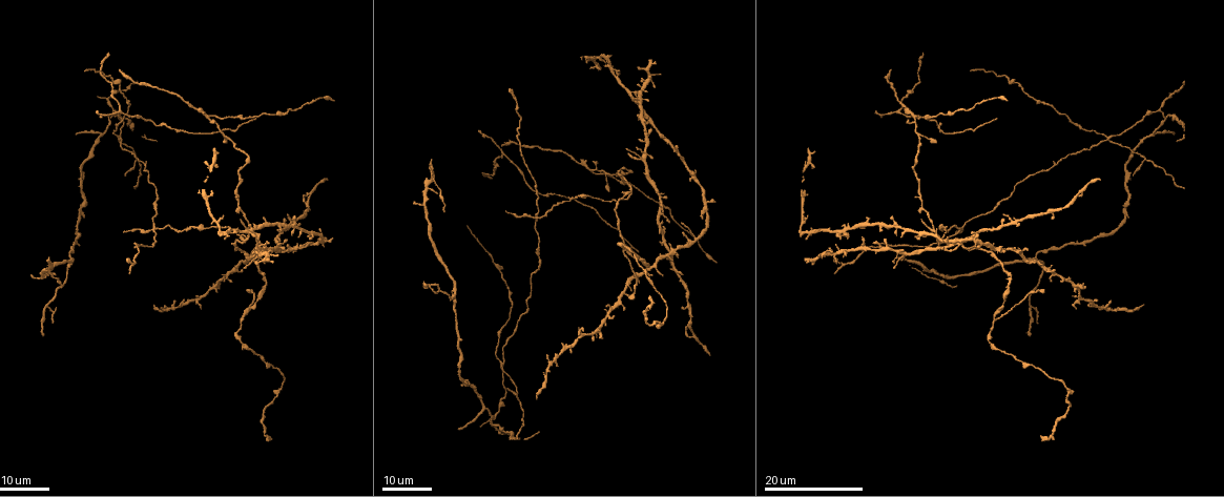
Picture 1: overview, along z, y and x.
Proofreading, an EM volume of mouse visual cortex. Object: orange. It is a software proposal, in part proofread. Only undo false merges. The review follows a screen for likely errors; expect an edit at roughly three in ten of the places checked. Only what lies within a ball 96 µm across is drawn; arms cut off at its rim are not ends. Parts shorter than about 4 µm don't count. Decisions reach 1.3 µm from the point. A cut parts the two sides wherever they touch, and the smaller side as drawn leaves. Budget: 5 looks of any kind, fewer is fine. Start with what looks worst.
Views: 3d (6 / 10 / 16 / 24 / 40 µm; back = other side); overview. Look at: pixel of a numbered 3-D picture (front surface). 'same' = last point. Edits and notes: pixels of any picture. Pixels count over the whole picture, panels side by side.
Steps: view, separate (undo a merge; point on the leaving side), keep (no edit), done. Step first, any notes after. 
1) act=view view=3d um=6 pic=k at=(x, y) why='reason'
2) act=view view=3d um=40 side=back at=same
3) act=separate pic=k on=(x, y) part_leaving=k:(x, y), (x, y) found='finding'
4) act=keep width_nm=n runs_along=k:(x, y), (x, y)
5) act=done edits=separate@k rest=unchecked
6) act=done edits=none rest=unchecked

act=view view=3d um=16 pic=1 at=(210, 116) why='three arms meet'

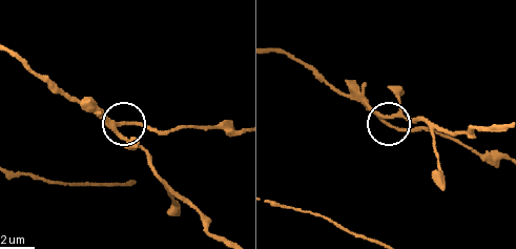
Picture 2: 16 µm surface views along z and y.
act=view view=3d um=10 pic=2 at=(118, 125) why='zoom in'

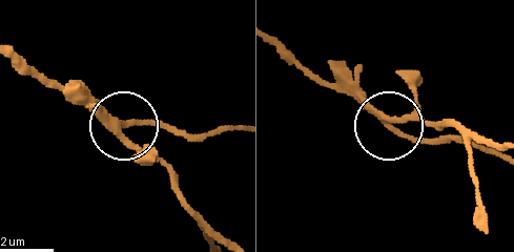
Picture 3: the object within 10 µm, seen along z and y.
act=keep runs_along=3:(224, 240), (189, 207), (169, 173), (77, 81) found='continuous, no second neuron'

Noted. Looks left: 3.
act=view view=3d um=24 pic=1 at=(225, 136) why='side arm on a straight run'

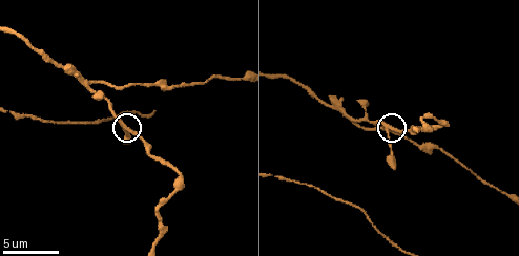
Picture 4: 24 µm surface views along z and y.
act=view view=3d um=6 pic=4 at=(386, 131)

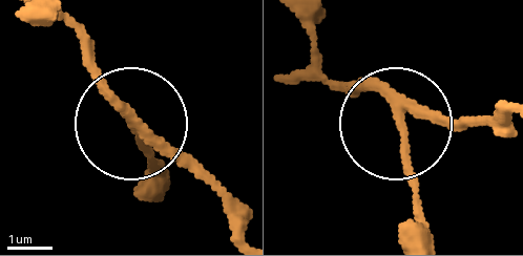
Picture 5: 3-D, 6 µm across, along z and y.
act=keep arms=3 runs_along=5:(242, 231), (113, 96), (61, 20) found='all the same neuron'

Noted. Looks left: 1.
act=done edits=none rest=unchecked

